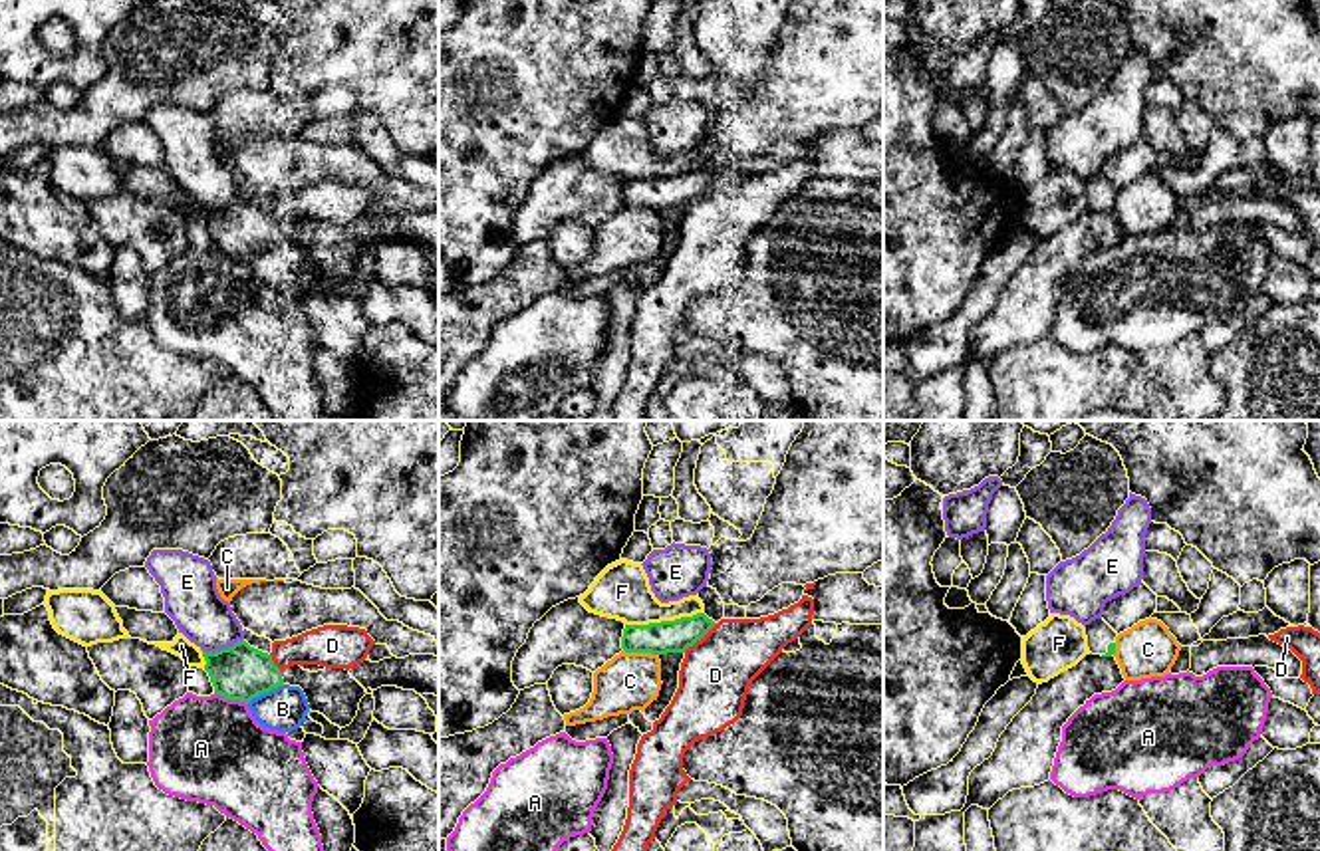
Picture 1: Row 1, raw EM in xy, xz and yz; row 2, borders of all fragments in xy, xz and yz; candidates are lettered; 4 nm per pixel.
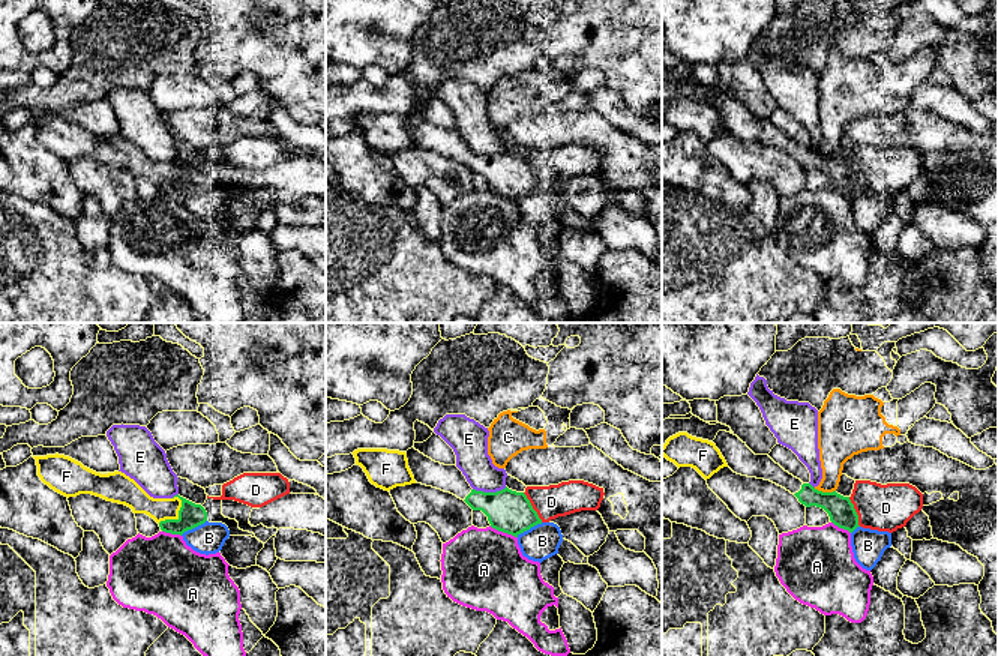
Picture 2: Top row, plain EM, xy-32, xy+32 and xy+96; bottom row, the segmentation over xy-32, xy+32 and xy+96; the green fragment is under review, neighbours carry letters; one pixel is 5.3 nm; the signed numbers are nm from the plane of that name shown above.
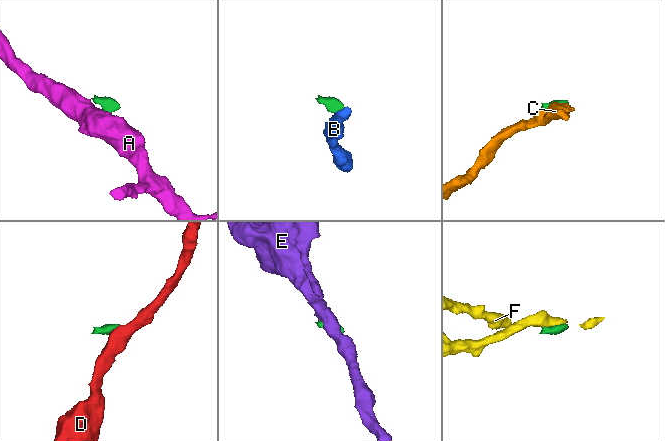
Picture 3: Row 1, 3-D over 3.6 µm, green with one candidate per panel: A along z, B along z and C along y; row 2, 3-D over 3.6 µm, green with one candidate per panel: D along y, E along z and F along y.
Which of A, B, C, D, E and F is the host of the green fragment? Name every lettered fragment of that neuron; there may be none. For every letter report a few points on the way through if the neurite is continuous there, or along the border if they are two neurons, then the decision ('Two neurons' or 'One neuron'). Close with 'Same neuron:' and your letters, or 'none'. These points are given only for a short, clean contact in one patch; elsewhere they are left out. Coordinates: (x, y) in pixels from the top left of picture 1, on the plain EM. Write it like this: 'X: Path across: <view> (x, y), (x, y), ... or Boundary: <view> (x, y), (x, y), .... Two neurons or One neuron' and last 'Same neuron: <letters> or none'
A: Boundary: xy (215, 246), (247, 260). Two neurons
B: Two neurons
C: Boundary: xz (624, 205), (658, 211). Two neurons
D: Boundary: xz (717, 179), (683, 207). Two neurons
E: Boundary: xy (243, 193), (215, 207), (201, 205). Two neurons
F: Boundary: xz (703, 167), (691, 173), (626, 181). Two neurons
Same neuron: none

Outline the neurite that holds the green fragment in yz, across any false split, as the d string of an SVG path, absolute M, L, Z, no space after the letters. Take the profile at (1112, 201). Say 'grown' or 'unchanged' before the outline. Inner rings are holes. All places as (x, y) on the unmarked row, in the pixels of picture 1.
grown; M1104 175L1086 181L1086 192L1092 210L1112 212L1116 208L1118 188Z

